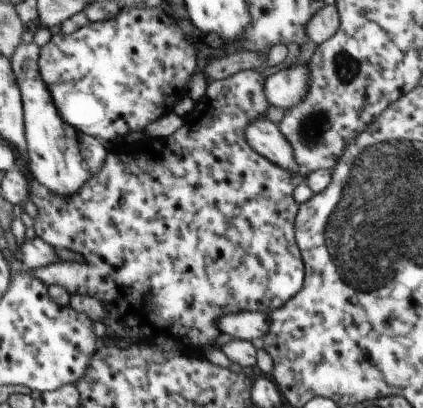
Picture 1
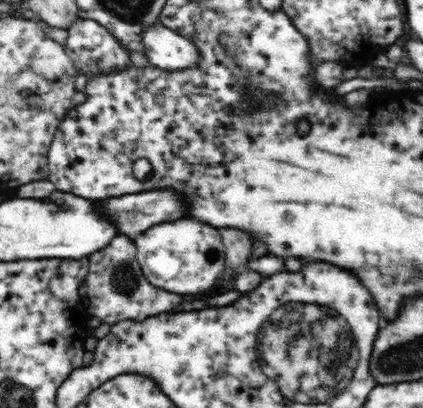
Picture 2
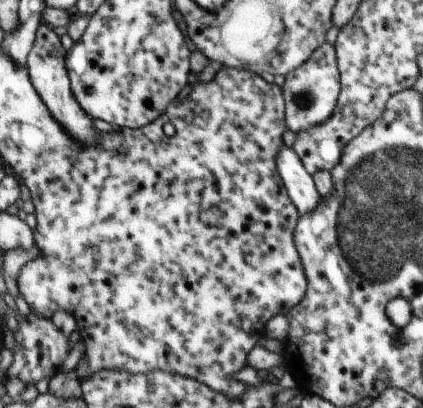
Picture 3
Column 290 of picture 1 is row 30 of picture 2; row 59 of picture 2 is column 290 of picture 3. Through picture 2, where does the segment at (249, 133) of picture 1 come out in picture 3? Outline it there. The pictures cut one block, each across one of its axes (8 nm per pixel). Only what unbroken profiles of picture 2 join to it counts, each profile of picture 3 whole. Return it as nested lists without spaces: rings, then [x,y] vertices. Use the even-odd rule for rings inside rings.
[[[287,146],[279,148],[275,162],[277,162],[277,174],[281,176],[285,190],[289,194],[291,202],[297,206],[299,214],[303,216],[305,212],[313,210],[321,202],[321,196],[317,194],[313,176],[305,170],[305,166],[303,166],[301,158],[295,154],[295,150],[287,148]]]

